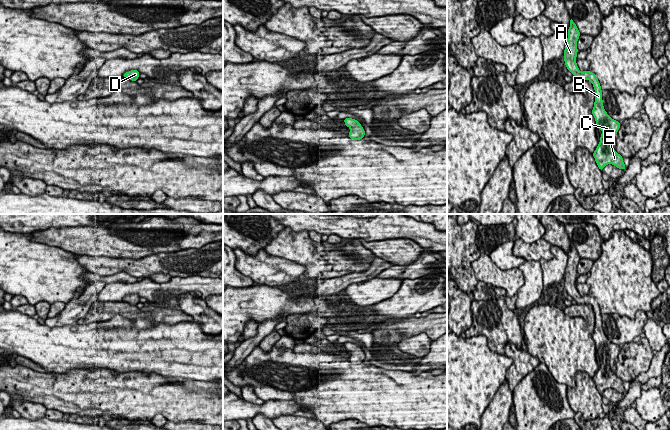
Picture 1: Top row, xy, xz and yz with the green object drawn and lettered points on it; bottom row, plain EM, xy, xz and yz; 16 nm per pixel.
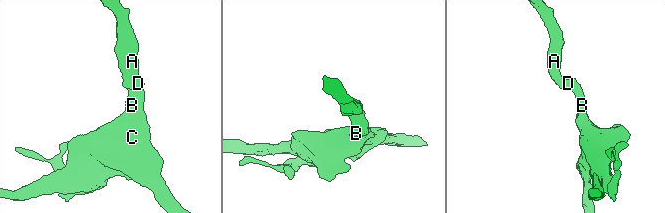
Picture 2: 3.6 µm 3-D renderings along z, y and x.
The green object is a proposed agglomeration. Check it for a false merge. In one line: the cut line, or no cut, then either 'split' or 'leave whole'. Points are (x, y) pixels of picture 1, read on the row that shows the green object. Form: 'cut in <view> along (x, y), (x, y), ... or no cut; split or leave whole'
no cut; leave whole

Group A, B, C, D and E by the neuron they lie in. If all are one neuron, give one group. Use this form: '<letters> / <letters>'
A B C D E

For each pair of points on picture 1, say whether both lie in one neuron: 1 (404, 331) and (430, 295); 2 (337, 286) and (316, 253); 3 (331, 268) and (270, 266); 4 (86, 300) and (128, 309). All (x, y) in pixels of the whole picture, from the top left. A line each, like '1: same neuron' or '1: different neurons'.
1: different neurons
2: different neurons
3: different neurons
4: different neurons

